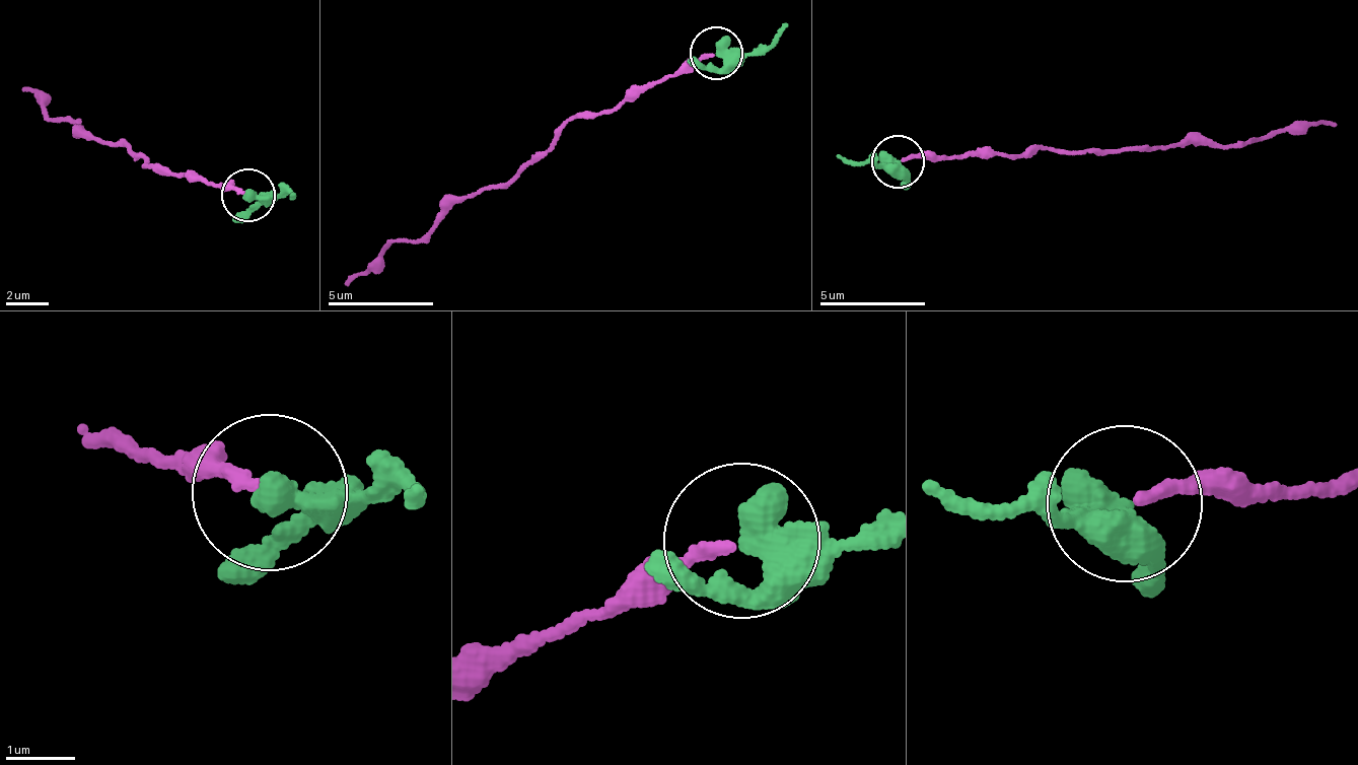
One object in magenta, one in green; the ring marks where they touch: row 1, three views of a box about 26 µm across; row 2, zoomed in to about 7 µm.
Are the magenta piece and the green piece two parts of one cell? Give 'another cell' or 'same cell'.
another cell

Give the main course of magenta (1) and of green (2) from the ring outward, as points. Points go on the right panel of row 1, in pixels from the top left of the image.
1: (900, 162), (973, 150), (1008, 156), (1027, 148), (1139, 152), (1172, 142), (1240, 146), (1258, 139), (1336, 125)
2: (900, 162), (873, 165), (836, 156)

